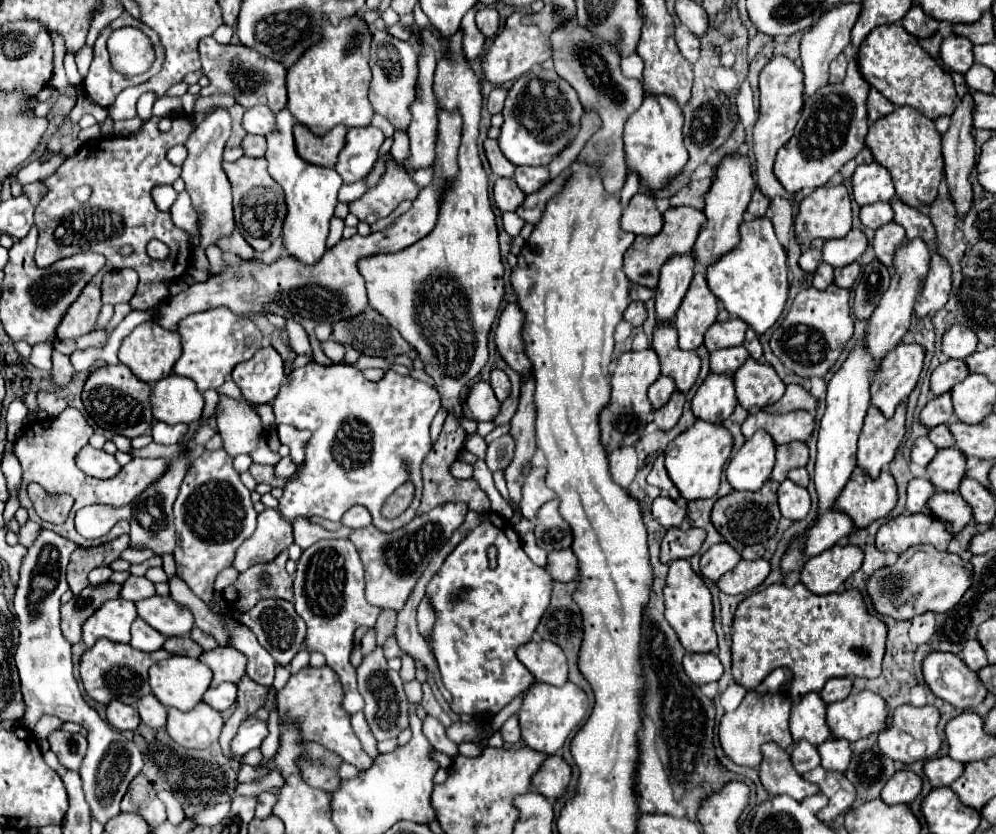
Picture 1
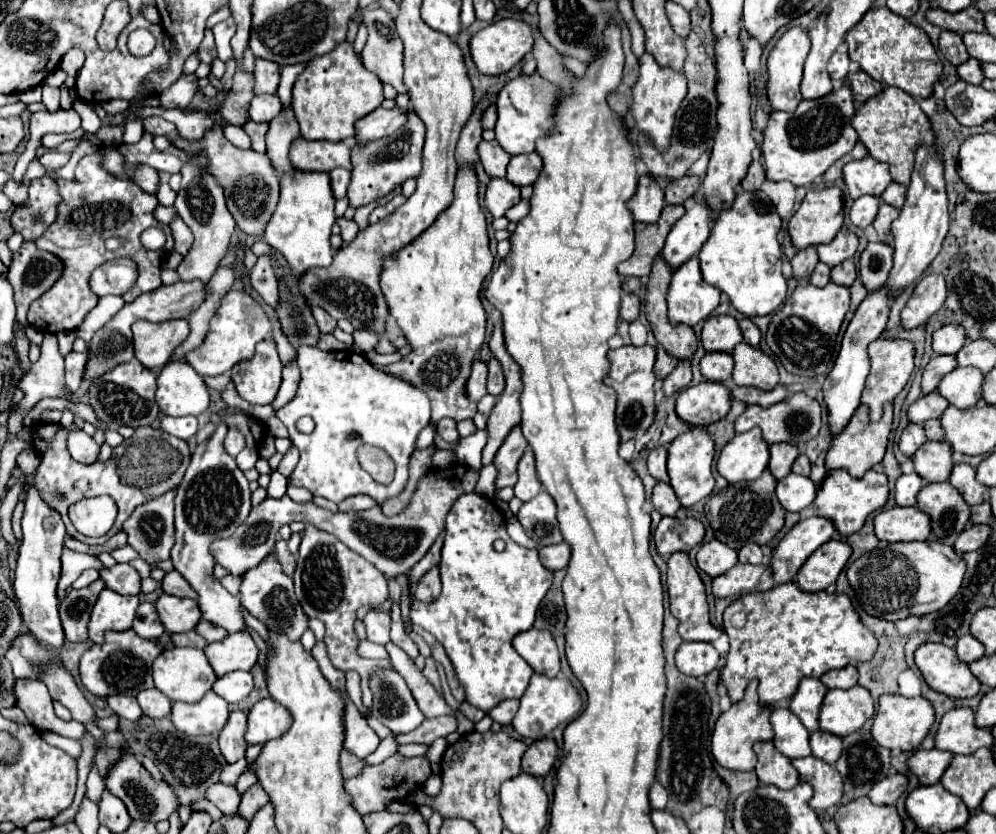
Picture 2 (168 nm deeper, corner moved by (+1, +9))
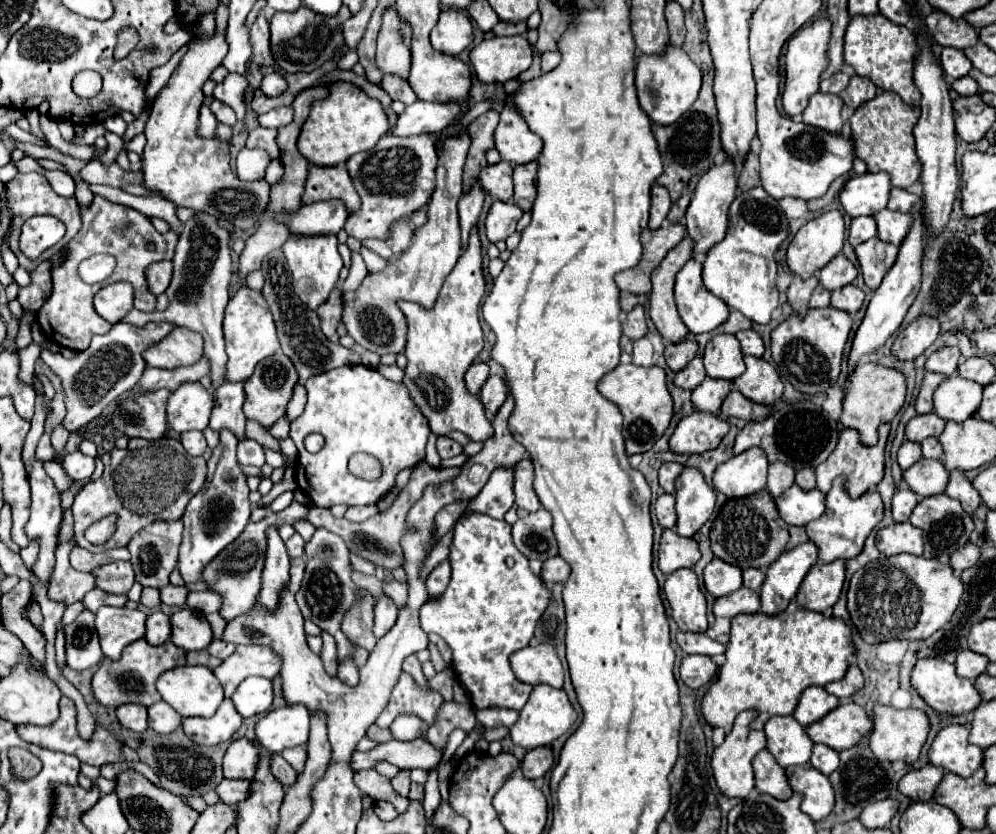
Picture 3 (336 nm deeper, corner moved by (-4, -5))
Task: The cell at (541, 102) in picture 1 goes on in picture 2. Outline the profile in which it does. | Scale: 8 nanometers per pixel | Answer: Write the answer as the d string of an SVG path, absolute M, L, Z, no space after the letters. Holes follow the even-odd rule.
M538 74L534 76L518 76L510 80L500 92L498 92L498 120L496 120L496 140L508 154L526 154L534 152L536 138L544 136L552 128L552 112L554 104L558 100L560 88Z

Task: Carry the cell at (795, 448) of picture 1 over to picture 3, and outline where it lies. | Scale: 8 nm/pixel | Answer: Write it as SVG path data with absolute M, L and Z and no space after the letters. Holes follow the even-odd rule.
M773 462L769 464L769 478L767 478L767 490L775 498L781 496L787 488L791 488L795 482L795 470L789 464L783 462Z

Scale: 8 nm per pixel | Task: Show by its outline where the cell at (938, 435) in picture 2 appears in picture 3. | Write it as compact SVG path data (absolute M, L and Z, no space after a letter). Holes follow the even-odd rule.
M925 438L921 442L921 450L923 450L923 458L941 460L941 456L943 456L943 448L941 448L941 444L939 444L937 438Z

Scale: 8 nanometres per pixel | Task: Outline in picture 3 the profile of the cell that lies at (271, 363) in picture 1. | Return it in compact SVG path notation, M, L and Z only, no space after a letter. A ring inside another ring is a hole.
M275 352L273 356L261 360L253 372L253 376L245 382L245 404L243 412L249 420L259 422L263 428L269 428L279 420L281 414L285 414L287 402L293 394L293 386L297 382L297 372L291 360L283 352Z

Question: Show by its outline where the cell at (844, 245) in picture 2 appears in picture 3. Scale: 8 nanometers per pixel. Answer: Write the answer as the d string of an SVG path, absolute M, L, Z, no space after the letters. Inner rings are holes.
M843 254L835 256L829 264L825 264L819 272L819 284L823 288L829 288L829 290L837 290L837 288L843 288L845 284L851 284L853 280L857 278L857 268L855 264L845 258Z

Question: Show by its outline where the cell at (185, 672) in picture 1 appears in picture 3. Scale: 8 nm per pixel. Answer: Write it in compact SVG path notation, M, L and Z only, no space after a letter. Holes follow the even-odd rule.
M181 666L167 670L157 680L157 690L165 702L169 702L183 718L187 716L203 716L209 718L215 714L219 704L223 702L223 688L215 674L205 666Z

